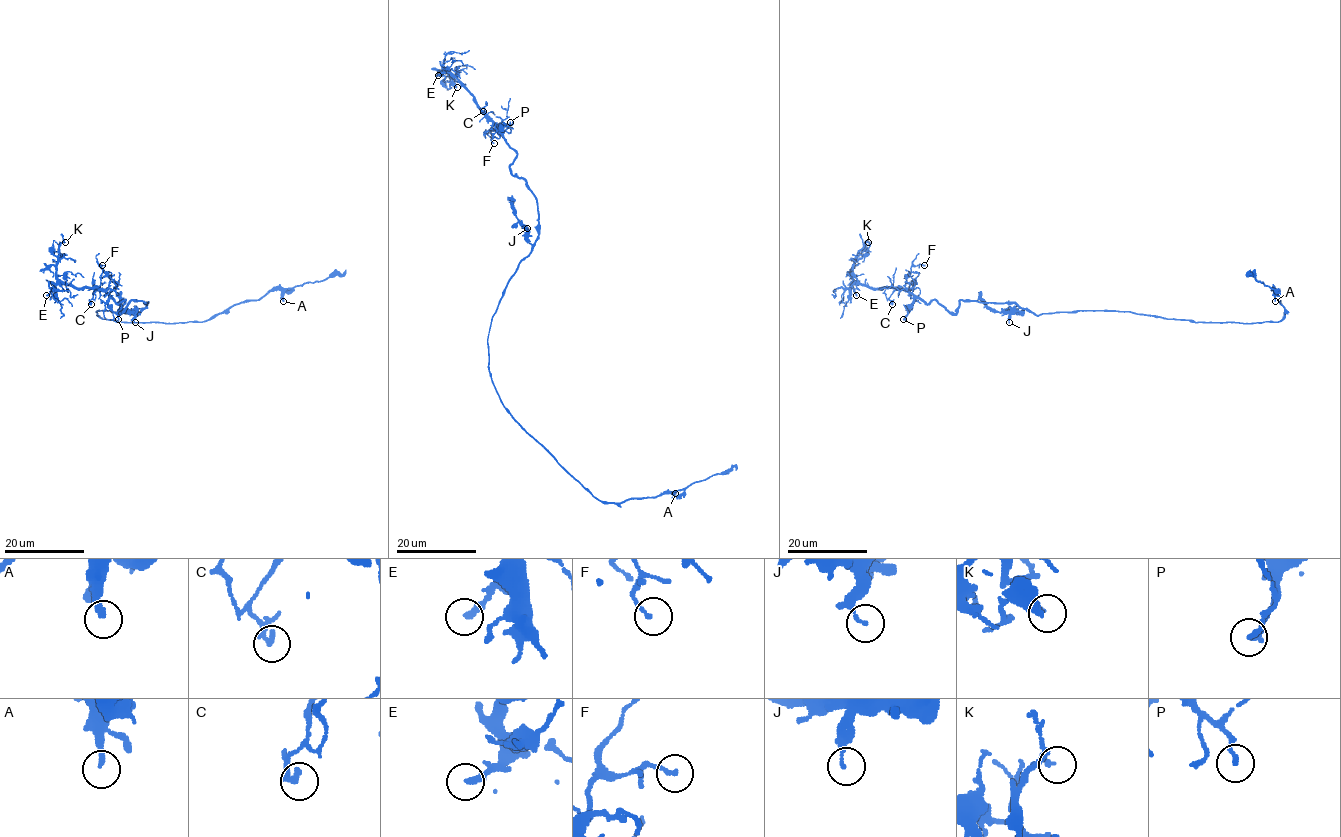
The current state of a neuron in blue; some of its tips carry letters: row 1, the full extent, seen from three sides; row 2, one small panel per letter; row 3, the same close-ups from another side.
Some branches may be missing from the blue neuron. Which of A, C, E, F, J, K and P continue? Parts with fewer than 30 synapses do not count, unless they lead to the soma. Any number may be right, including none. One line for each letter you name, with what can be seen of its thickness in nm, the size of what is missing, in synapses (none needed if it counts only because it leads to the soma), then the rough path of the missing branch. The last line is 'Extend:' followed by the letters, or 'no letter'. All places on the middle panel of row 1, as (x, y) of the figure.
Extend: no letter

